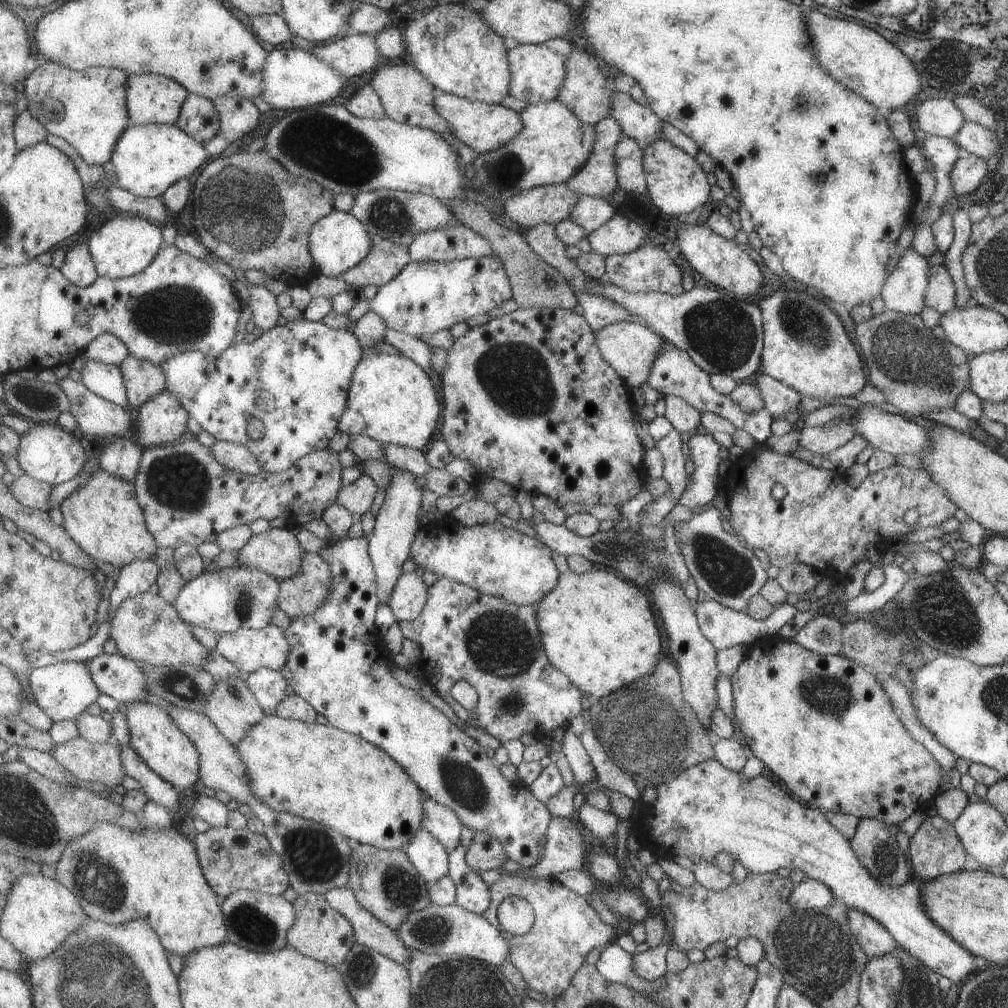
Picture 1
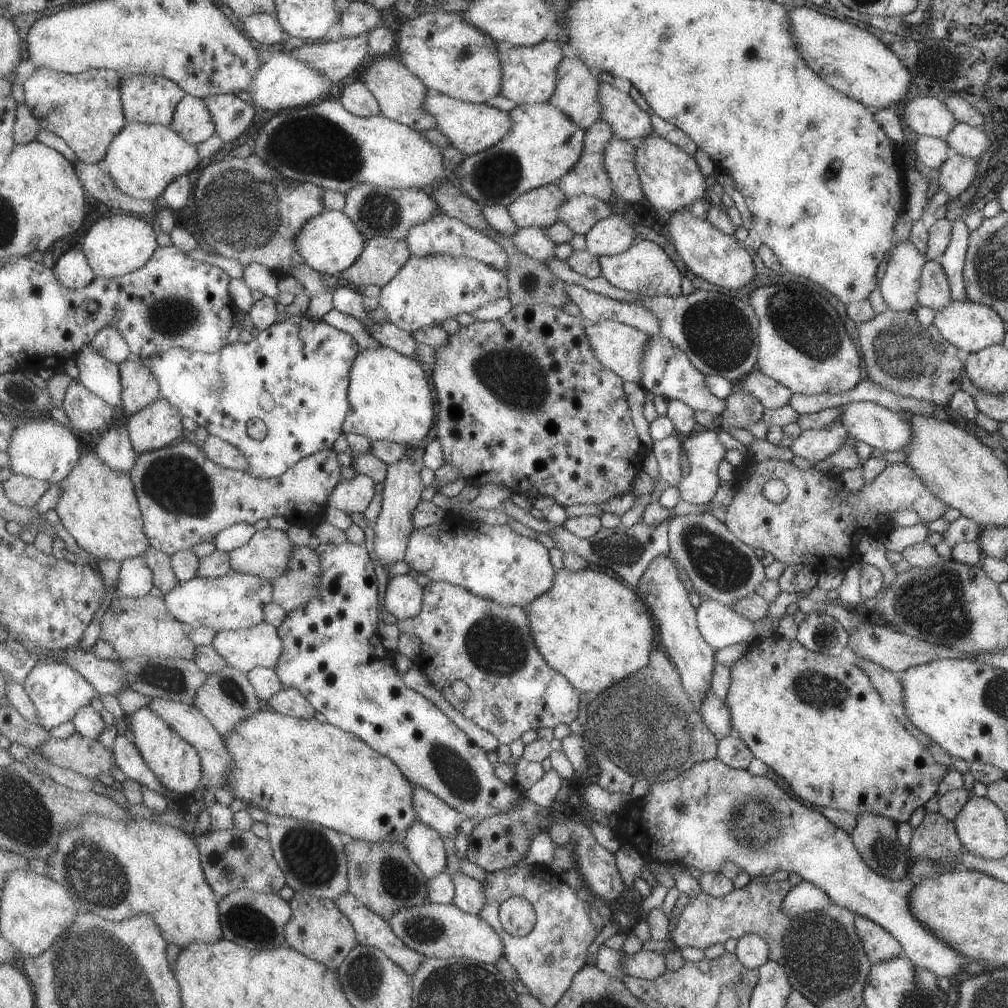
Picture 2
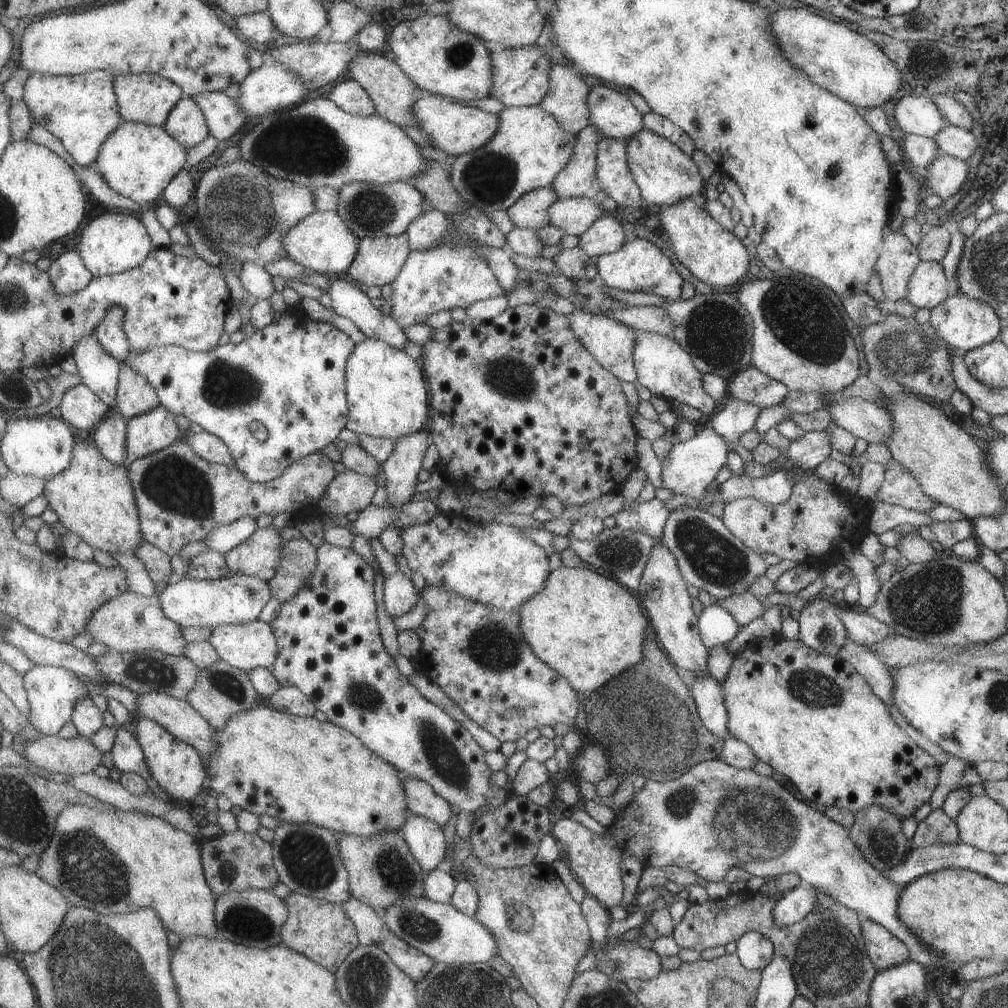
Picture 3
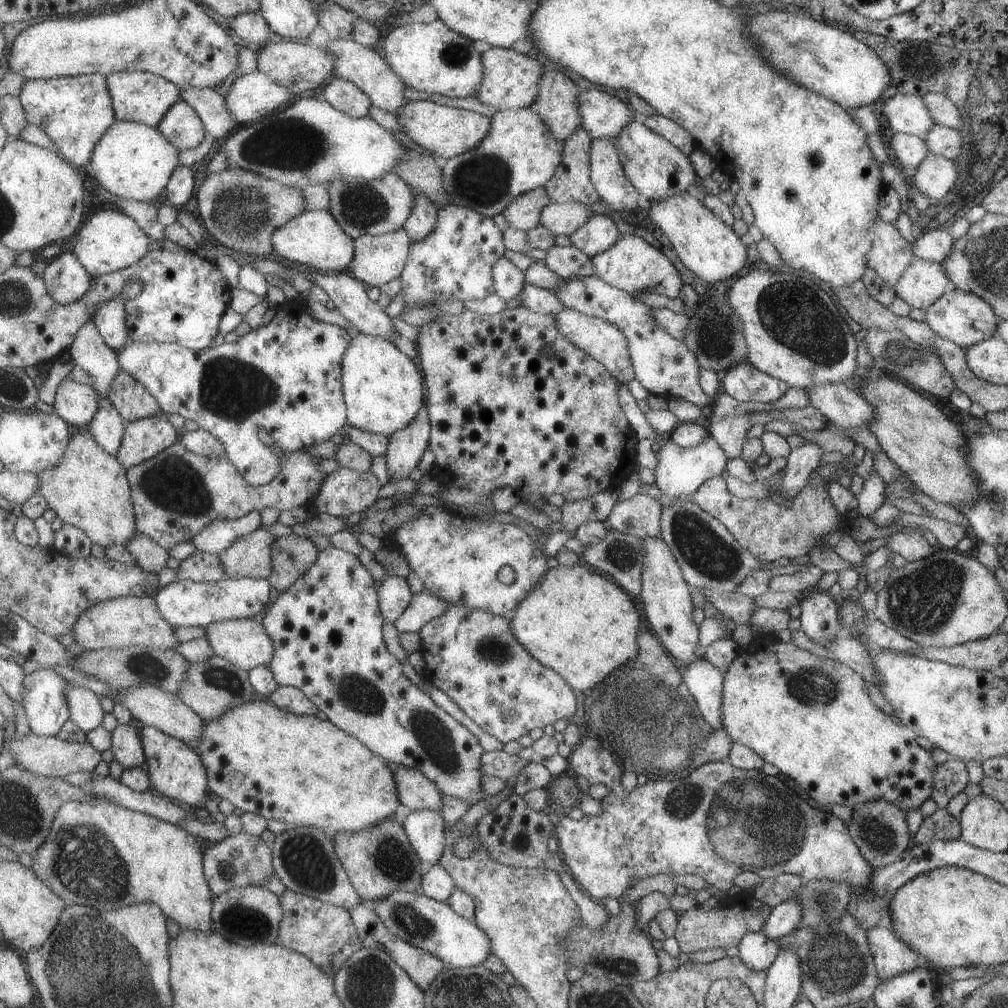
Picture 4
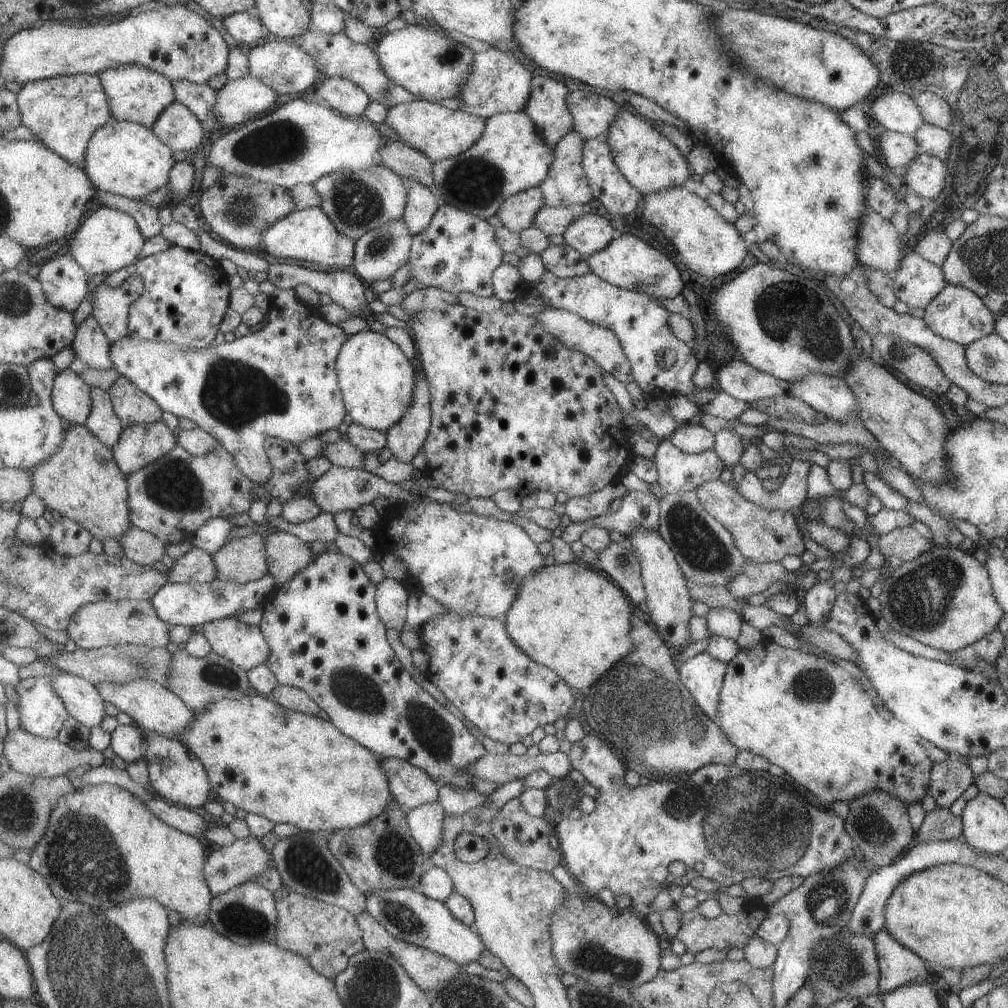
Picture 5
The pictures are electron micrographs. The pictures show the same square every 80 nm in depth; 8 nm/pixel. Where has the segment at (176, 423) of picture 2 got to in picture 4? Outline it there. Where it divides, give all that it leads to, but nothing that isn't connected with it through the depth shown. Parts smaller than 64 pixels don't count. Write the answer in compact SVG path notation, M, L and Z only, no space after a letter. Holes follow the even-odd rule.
M164 414L129 422L116 457L129 470L172 447L181 435Z

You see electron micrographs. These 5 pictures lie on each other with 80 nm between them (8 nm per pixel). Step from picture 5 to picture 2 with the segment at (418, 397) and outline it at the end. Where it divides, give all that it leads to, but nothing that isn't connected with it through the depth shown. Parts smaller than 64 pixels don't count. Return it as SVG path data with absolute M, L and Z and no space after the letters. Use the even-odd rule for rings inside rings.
M421 444L409 447L407 456L401 462L389 465L388 478L384 483L382 511L376 523L373 524L375 533L373 552L377 562L383 568L406 560L411 534L417 528L413 524L413 510L419 506L421 494L423 494L423 490L426 488L421 474L425 468L423 460L425 452L426 448L423 448Z

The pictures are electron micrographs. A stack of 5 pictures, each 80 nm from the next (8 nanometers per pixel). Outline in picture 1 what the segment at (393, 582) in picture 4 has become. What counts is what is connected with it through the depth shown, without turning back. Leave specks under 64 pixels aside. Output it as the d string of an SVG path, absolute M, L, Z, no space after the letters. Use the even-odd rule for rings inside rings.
M415 572L401 575L387 604L397 621L417 621L427 605L429 587Z

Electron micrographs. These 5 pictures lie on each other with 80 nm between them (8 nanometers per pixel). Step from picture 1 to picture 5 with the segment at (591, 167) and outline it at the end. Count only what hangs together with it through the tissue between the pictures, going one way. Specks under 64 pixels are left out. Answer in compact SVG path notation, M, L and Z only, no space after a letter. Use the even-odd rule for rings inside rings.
M571 130L552 146L554 157L549 174L537 186L542 191L545 207L569 207L569 204L587 204L593 198L585 171L582 169L582 142L583 140Z

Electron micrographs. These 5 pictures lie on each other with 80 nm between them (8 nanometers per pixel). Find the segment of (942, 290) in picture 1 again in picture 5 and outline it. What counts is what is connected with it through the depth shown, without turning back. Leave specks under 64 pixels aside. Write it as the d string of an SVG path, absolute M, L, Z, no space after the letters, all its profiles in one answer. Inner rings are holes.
M914 250L905 252L893 272L896 300L909 308L924 309L927 303L947 284L940 267L927 262Z

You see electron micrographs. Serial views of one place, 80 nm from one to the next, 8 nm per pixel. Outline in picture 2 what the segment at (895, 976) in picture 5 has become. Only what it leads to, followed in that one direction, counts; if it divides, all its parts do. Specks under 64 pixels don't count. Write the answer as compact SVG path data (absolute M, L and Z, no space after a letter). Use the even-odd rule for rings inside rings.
M854 915L853 928L870 964L904 956L901 955L899 942L896 942L887 930L883 930L881 926L863 916Z

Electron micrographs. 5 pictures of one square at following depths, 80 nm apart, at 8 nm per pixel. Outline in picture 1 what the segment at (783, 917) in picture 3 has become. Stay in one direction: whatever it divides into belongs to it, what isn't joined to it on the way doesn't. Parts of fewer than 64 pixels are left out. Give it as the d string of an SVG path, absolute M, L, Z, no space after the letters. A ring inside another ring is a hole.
M806 878L794 885L787 902L789 906L800 911L824 909L835 904L831 891L822 882Z

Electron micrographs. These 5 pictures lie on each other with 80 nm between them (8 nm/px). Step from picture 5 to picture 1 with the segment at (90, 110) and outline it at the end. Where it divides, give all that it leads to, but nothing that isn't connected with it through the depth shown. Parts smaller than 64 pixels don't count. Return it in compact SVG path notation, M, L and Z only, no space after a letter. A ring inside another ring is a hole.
M47 61L38 66L21 86L29 110L52 135L70 142L90 165L111 160L122 134L135 124L129 114L127 89L130 73L123 69L91 67L74 71Z

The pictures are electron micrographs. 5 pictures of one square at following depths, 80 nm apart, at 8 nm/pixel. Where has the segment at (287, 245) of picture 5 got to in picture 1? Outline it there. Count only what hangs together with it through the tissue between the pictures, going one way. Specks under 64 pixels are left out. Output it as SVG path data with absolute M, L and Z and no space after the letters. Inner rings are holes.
M337 209L313 225L309 240L316 268L328 277L338 277L351 270L364 260L375 244L366 226L353 213Z

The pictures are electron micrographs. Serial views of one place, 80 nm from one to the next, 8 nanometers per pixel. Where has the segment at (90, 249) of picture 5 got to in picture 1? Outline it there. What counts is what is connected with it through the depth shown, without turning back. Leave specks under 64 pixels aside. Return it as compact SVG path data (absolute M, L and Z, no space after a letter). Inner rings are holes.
M133 215L105 221L90 234L88 245L100 276L120 279L143 272L165 246L165 241L159 224Z

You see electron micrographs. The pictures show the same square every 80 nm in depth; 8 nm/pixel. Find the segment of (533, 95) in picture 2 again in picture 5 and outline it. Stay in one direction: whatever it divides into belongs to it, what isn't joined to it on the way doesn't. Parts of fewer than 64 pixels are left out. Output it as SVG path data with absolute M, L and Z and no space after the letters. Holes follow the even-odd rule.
M492 47L478 52L474 56L470 77L458 96L461 100L459 110L484 119L501 113L524 111L531 98L532 80L536 73L537 71L531 71L517 55L510 52L501 52Z

